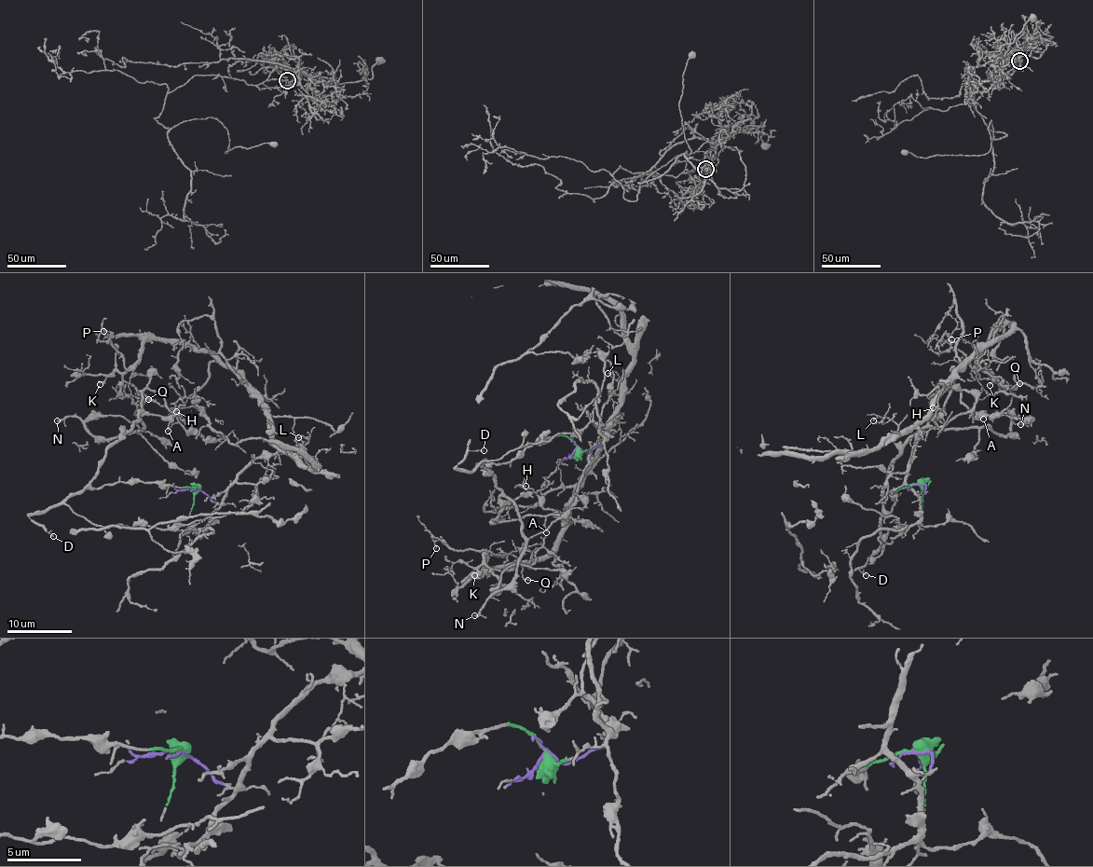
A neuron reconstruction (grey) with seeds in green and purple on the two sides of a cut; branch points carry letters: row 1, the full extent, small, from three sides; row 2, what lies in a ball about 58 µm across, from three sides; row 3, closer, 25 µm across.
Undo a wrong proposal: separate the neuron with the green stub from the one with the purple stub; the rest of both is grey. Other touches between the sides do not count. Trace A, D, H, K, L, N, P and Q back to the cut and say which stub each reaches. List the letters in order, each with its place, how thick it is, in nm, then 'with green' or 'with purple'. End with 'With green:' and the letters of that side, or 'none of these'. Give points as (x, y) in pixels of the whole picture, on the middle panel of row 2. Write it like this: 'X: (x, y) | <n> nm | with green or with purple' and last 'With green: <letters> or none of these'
A: (546, 532) | 80 nm | with green
D: (484, 450) | 80 nm | with green
H: (526, 486) | 130 nm | with purple
K: (474, 575) | 140 nm | with purple
L: (607, 373) | 110 nm | with purple
N: (474, 615) | 240 nm | with green
P: (436, 548) | 110 nm | with purple
Q: (527, 580) | 150 nm | with purple
With green: A, D, N

